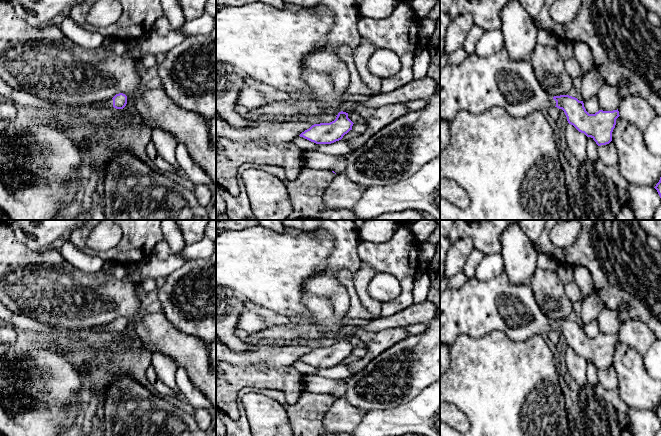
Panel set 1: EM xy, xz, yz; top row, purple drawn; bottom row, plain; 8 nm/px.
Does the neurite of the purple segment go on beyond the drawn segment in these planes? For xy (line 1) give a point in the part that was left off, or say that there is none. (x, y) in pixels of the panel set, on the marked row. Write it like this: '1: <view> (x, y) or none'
1: xy (108, 103)

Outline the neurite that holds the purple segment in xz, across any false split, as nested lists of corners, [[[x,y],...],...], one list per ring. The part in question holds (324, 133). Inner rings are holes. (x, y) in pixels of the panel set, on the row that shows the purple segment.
[[[339,112],[336,119],[330,123],[314,124],[299,136],[316,144],[331,144],[339,141],[352,130],[353,122],[348,118],[348,113]]]

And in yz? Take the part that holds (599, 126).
[[[506,48],[488,55],[475,53],[467,55],[458,64],[447,64],[440,69],[440,119],[452,120],[458,112],[467,111],[481,114],[491,107],[499,106],[513,117],[525,117],[536,110],[550,107],[562,109],[569,124],[579,132],[591,137],[598,146],[612,141],[612,132],[616,125],[619,111],[599,110],[589,114],[583,101],[569,95],[550,96],[540,85],[529,59],[511,61]]]

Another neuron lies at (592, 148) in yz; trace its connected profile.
[[[588,137],[587,139],[587,160],[595,162],[598,158],[598,145],[593,138]]]

